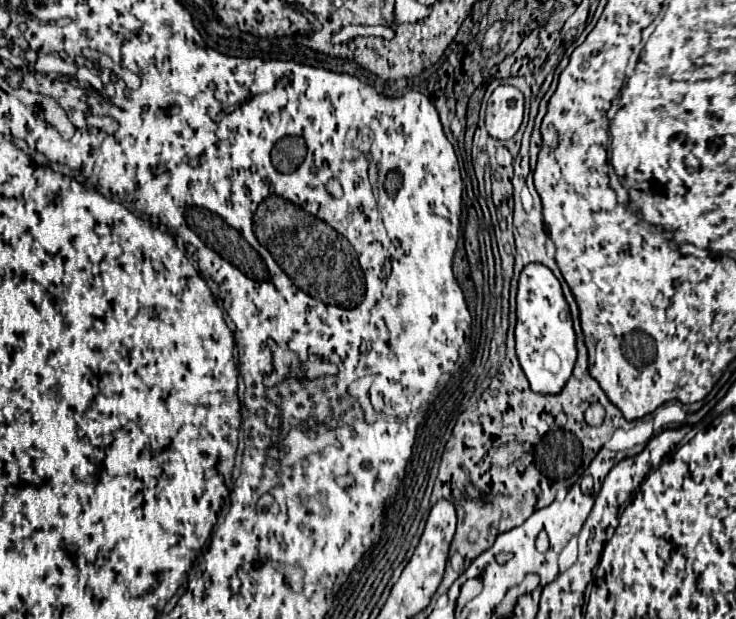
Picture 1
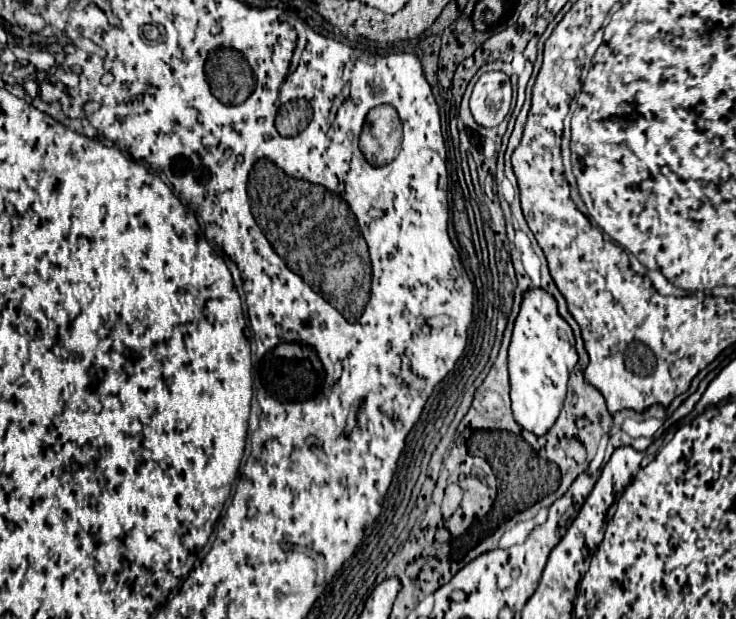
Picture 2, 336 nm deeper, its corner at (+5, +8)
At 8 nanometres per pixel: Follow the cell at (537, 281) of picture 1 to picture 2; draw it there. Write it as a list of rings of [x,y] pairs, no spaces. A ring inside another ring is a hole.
[[[530,287],[524,291],[508,349],[508,369],[514,419],[526,431],[544,435],[554,425],[560,415],[568,377],[576,361],[578,355],[574,347],[574,333],[564,317],[560,317],[556,299],[542,287]]]

